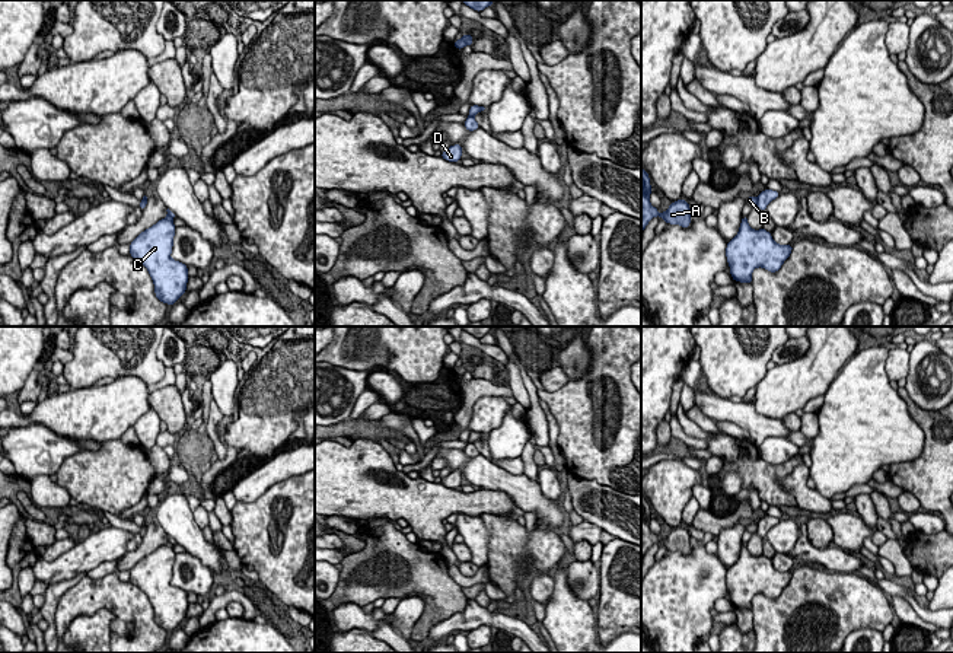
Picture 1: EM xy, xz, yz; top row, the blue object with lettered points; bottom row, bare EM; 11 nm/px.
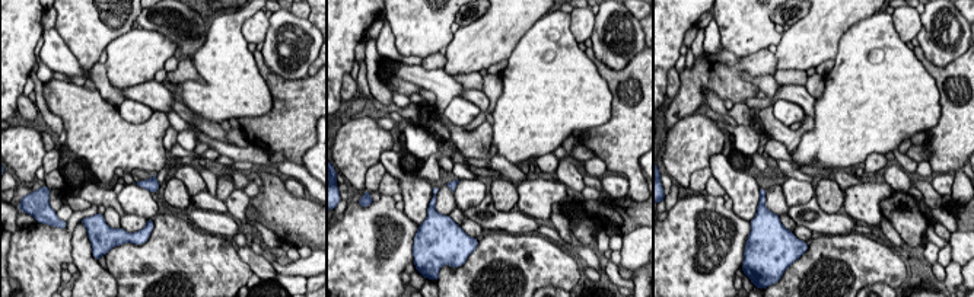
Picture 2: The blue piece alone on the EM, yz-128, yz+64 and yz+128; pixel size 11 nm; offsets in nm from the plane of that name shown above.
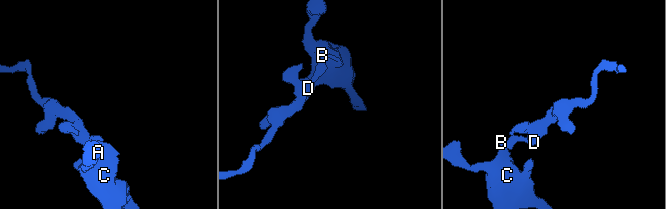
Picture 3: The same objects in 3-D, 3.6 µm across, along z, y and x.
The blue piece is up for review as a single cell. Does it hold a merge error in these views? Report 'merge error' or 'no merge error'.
merge error

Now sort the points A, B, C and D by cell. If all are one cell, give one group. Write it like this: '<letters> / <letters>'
A B C / D

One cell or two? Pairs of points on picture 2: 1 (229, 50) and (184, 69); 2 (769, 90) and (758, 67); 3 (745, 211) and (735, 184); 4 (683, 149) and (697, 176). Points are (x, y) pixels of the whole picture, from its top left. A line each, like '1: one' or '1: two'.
1: two
2: two
3: one
4: two

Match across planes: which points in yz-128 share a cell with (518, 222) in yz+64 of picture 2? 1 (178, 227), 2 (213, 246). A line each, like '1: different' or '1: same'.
1: different
2: different

